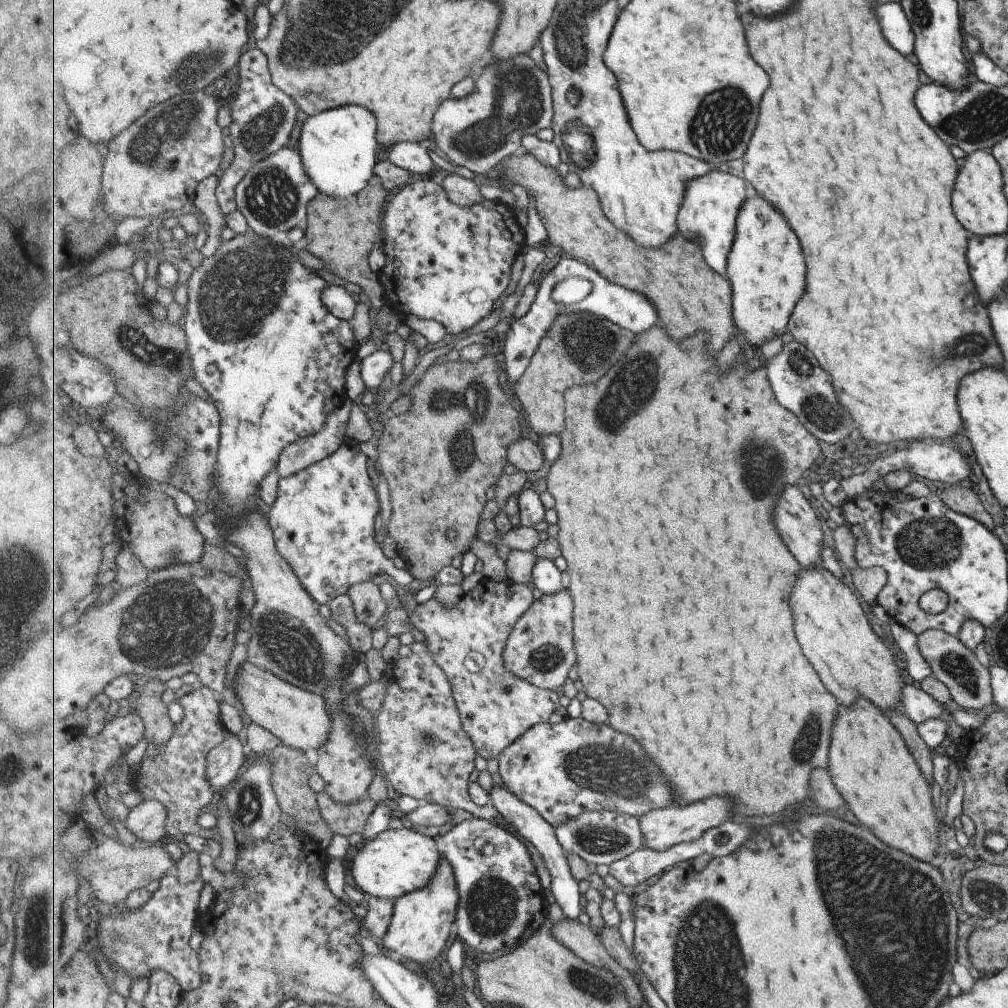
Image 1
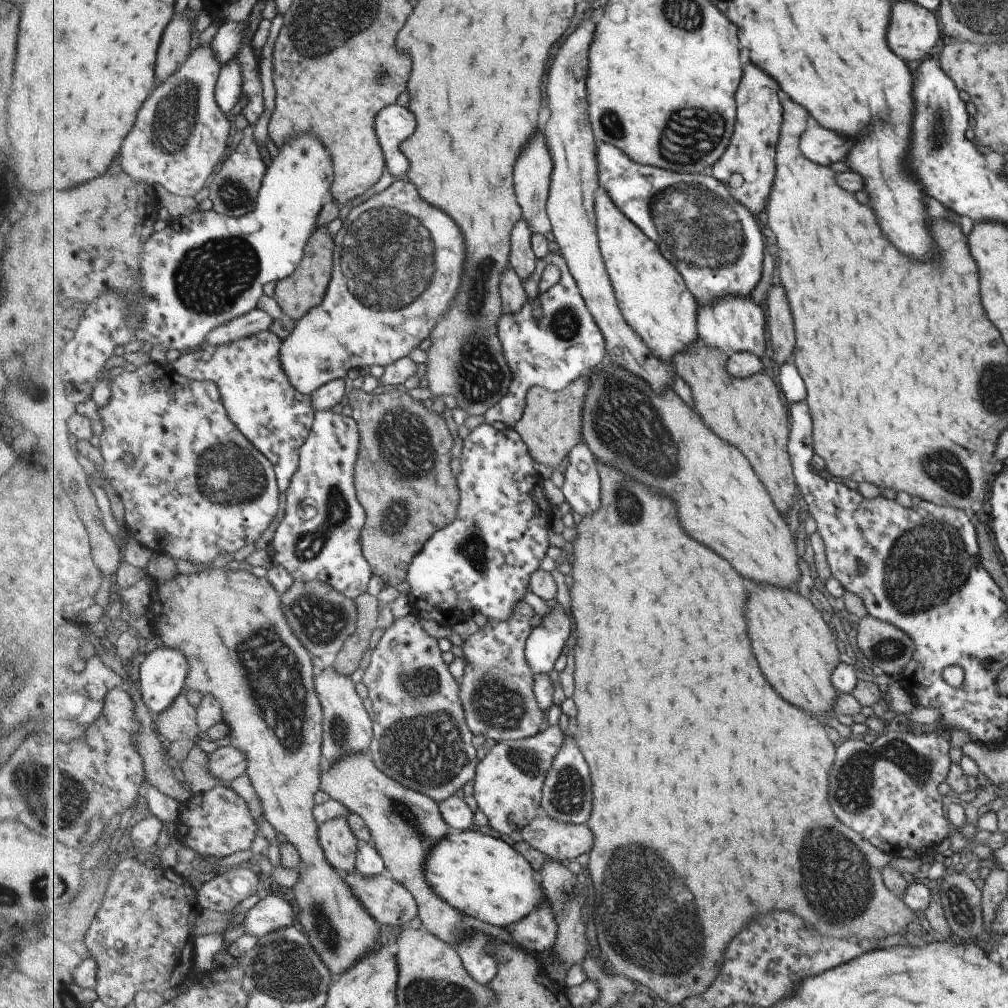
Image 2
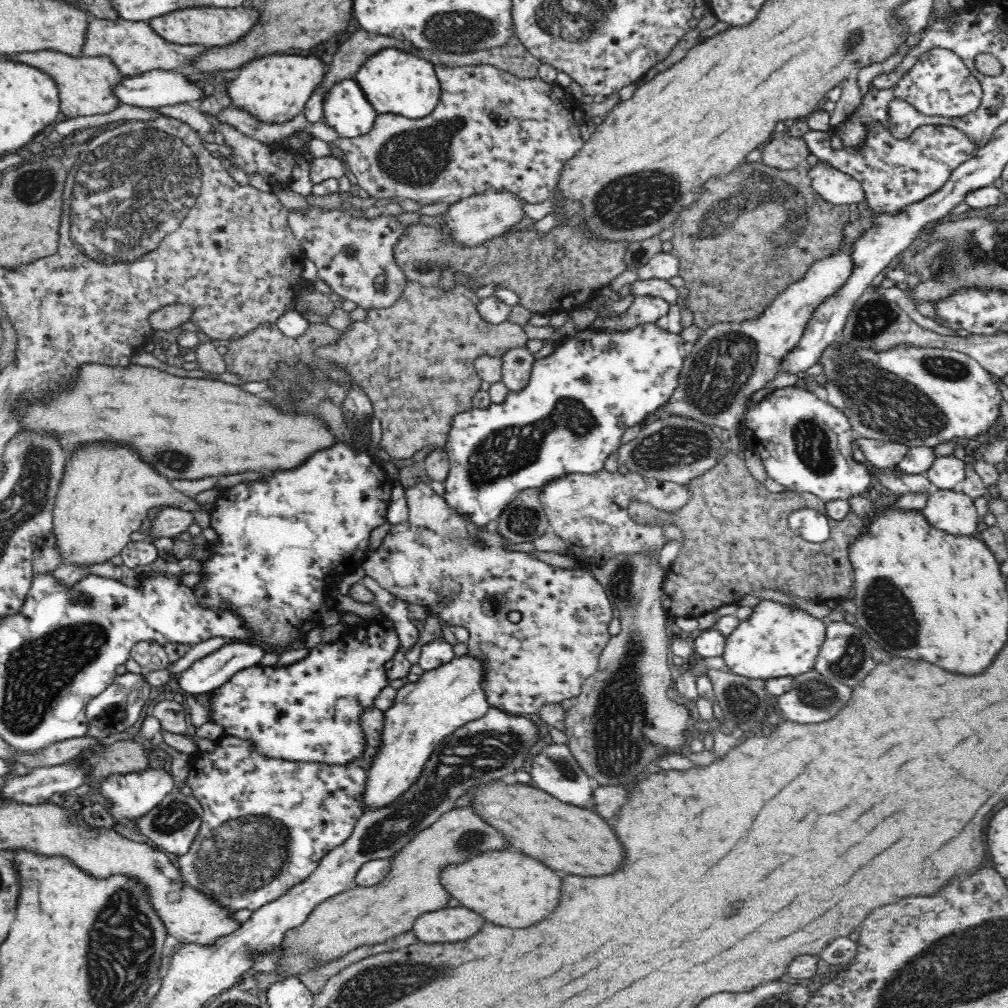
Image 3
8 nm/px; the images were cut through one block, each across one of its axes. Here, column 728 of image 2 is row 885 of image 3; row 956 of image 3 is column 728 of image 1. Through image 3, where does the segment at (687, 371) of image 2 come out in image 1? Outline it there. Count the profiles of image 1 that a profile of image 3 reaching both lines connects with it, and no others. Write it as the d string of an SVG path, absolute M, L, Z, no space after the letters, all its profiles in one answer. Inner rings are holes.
M524 151L507 159L504 180L524 187L536 201L535 209L542 220L551 251L564 251L594 267L605 279L629 290L643 292L657 306L673 338L683 340L699 330L711 332L711 352L725 348L738 332L734 320L734 288L730 280L707 263L699 240L685 238L679 231L659 250L643 248L627 232L619 230L603 210L602 200L591 186L569 188L555 168L547 168L533 154Z

